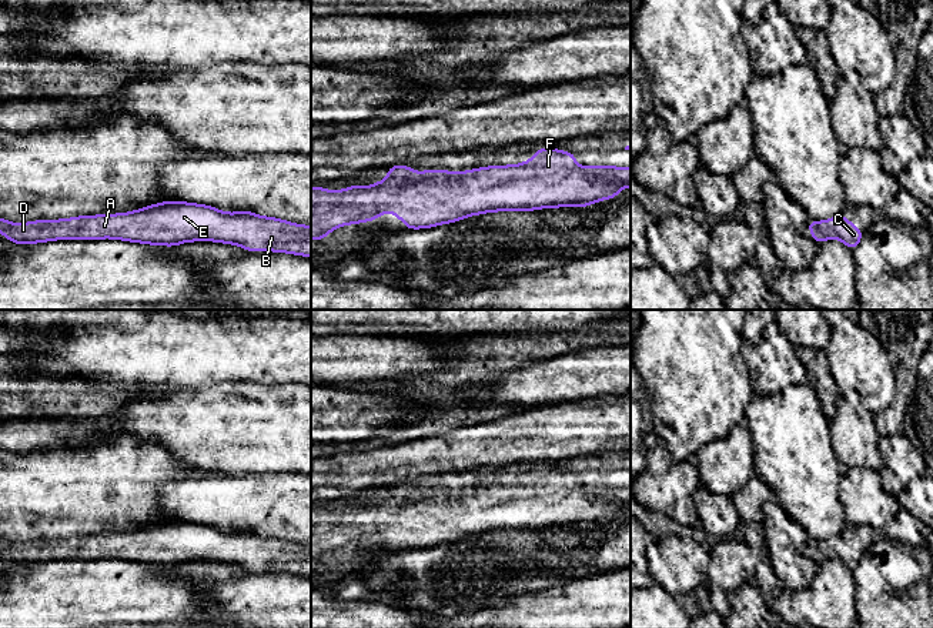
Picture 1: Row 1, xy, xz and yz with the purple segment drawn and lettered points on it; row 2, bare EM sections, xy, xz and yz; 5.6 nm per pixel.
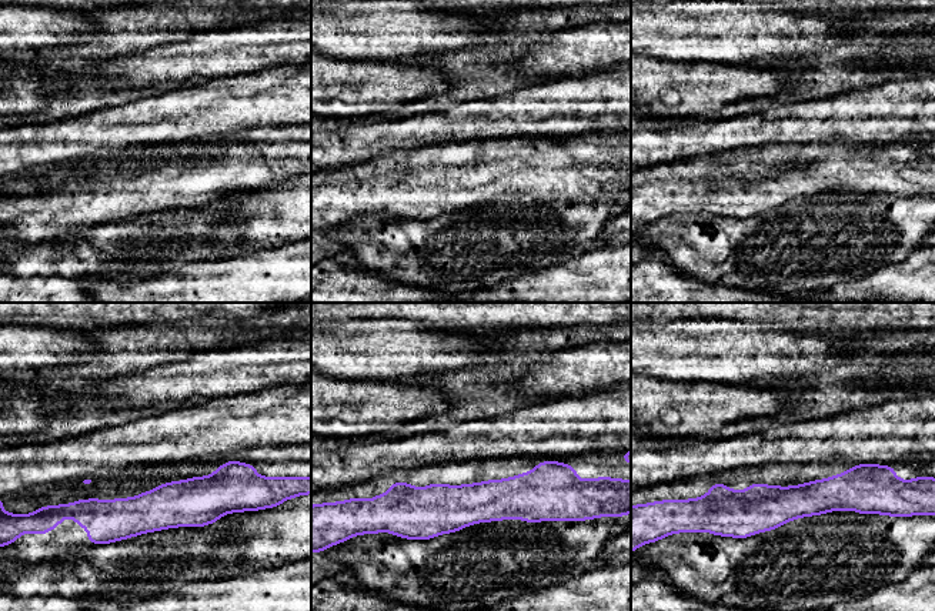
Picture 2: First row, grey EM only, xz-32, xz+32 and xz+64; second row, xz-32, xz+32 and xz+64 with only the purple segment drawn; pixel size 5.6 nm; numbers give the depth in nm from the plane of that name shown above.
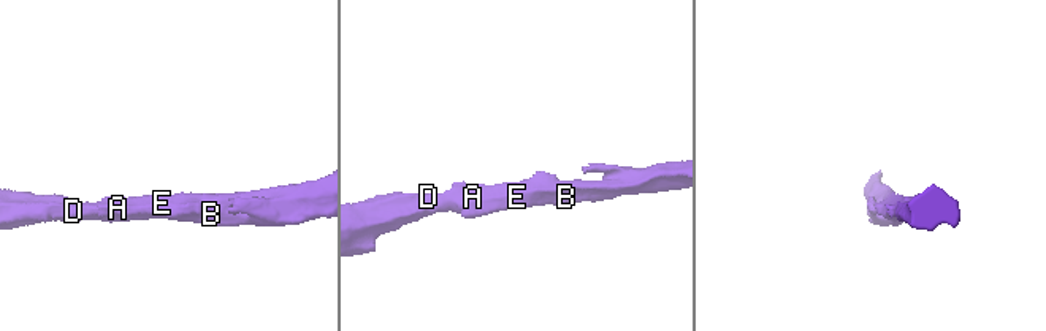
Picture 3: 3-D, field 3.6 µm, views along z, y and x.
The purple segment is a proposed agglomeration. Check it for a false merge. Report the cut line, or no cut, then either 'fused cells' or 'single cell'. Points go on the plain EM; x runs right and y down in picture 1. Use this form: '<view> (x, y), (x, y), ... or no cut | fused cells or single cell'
no cut | single cell

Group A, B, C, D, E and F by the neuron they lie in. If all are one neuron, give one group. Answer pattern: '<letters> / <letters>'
A B C D E F

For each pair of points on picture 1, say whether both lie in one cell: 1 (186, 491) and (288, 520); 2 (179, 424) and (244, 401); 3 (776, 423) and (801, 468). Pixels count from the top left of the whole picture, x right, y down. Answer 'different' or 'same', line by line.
1: same
2: same
3: same

